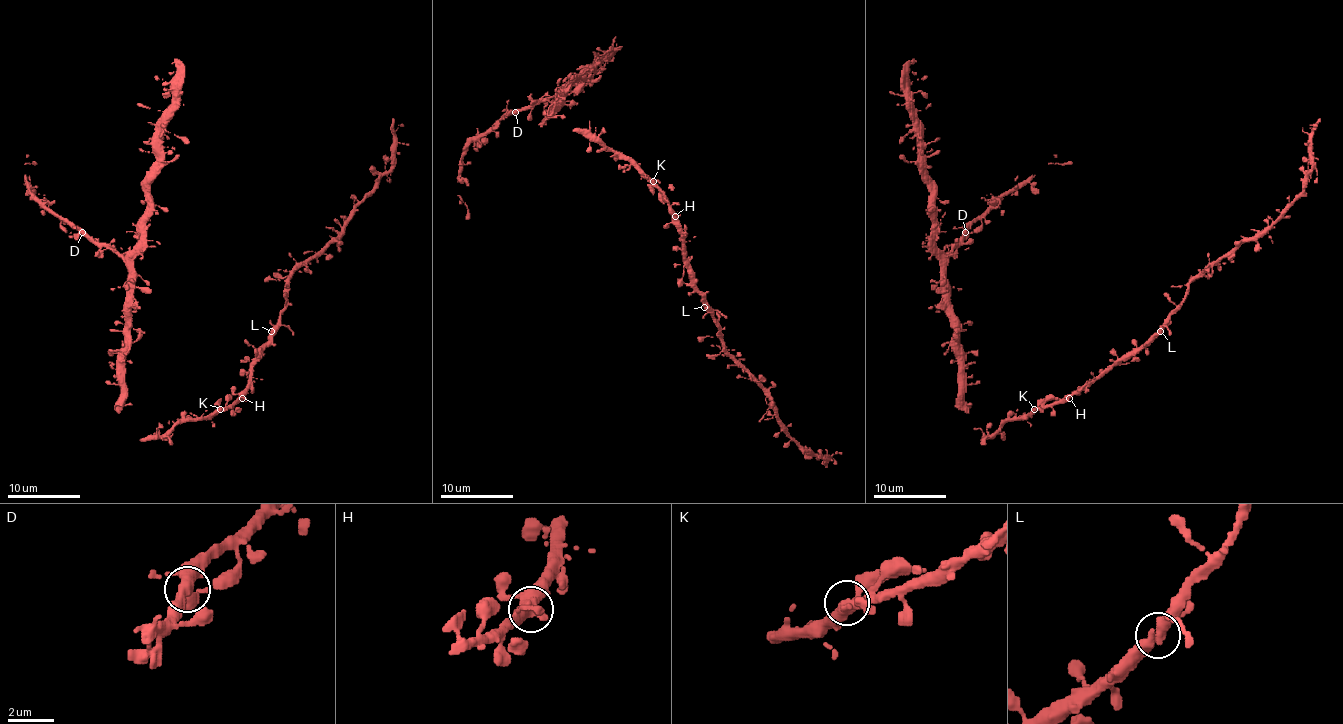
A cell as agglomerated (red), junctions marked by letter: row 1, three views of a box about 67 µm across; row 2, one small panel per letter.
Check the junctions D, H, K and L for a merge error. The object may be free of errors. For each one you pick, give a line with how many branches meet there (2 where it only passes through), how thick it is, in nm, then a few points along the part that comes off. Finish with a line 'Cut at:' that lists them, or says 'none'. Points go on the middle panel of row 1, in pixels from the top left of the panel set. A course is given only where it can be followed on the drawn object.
Cut at: none

